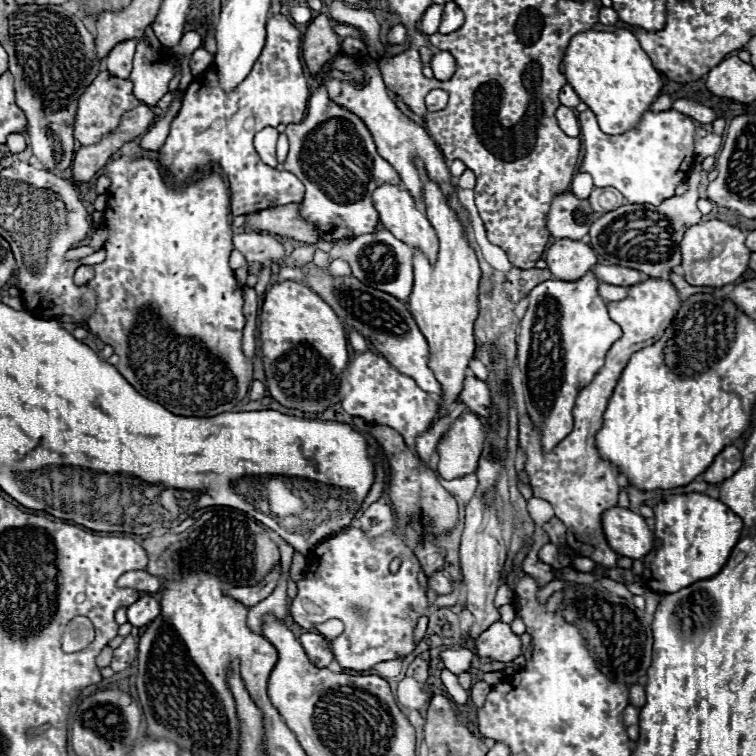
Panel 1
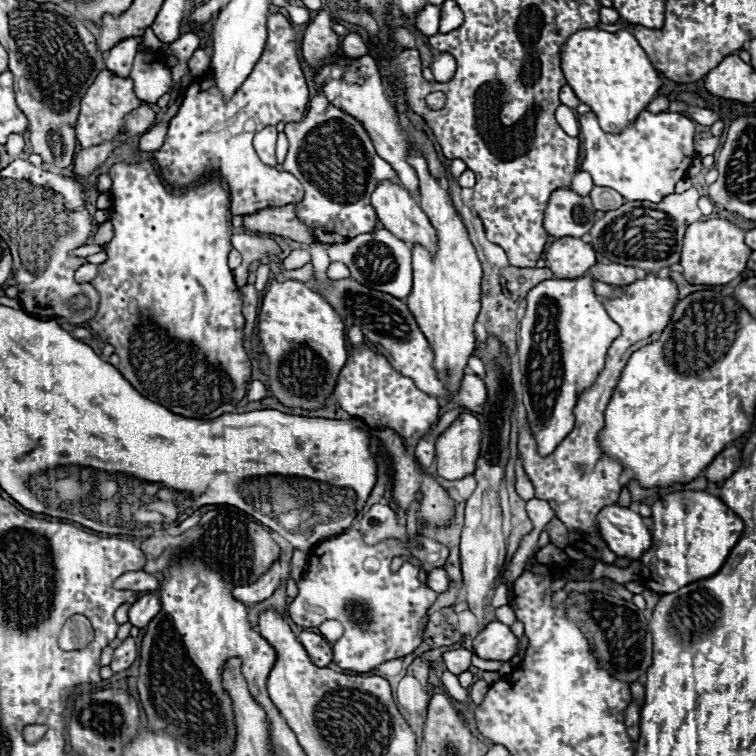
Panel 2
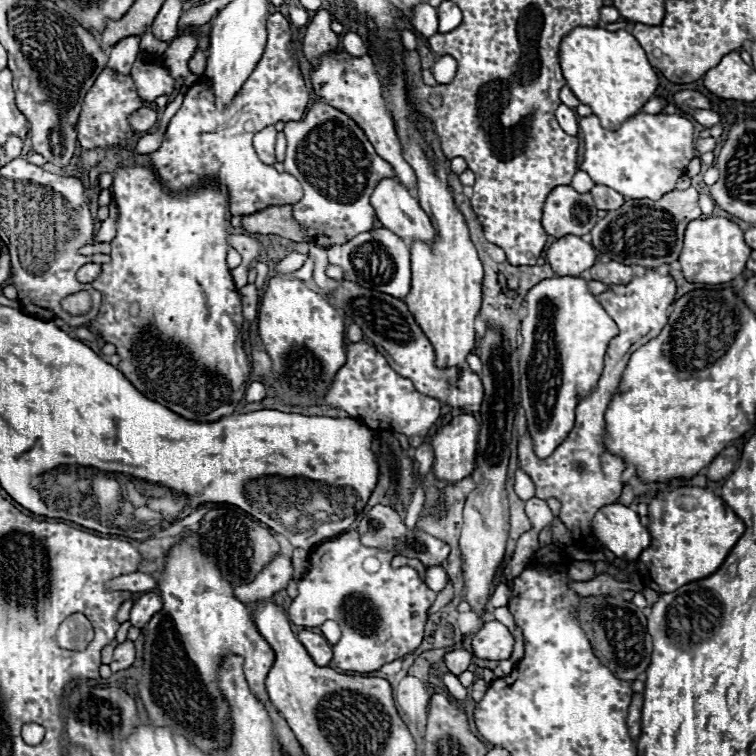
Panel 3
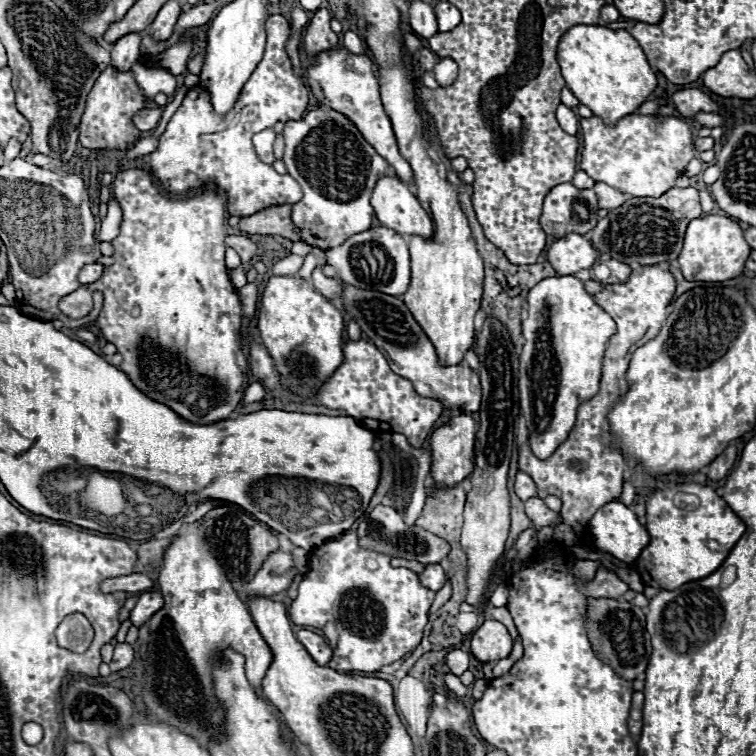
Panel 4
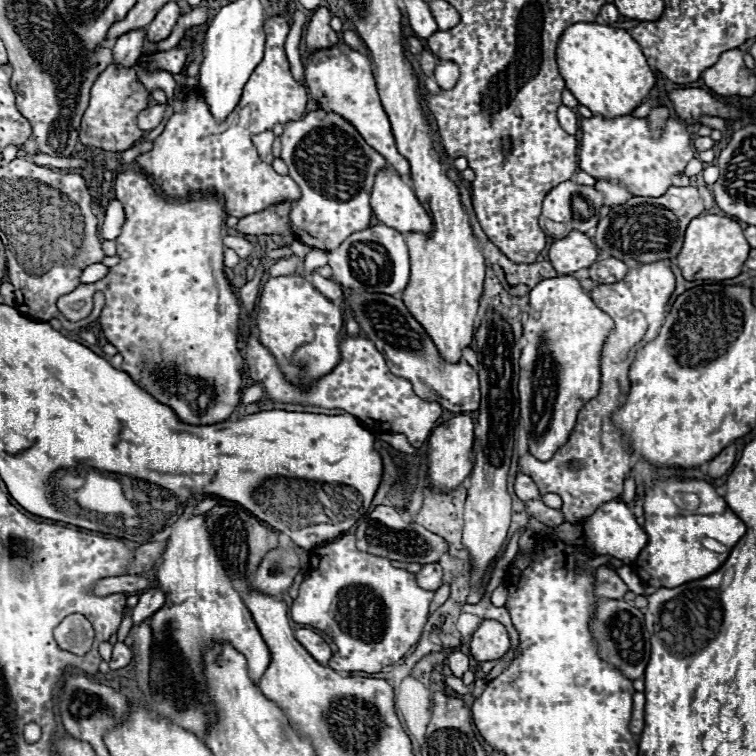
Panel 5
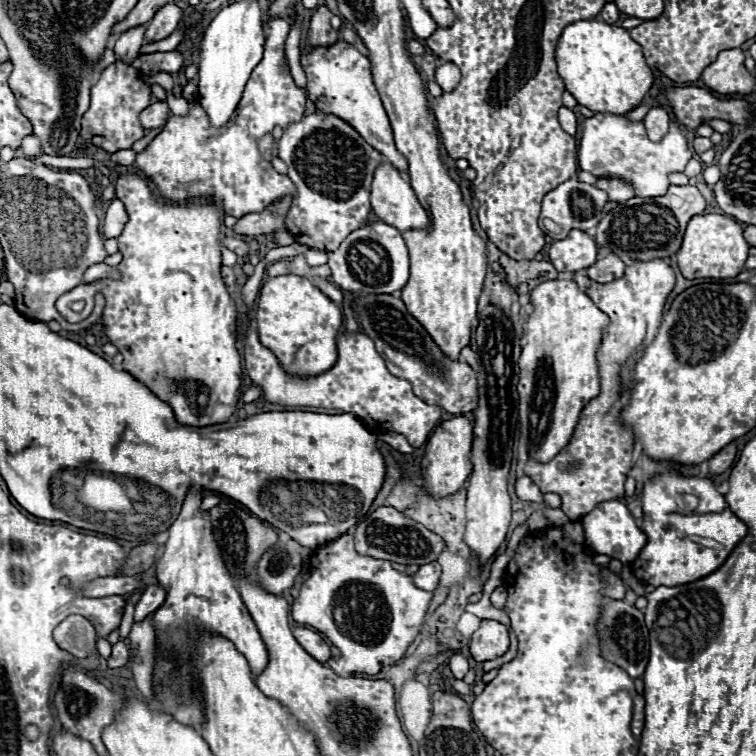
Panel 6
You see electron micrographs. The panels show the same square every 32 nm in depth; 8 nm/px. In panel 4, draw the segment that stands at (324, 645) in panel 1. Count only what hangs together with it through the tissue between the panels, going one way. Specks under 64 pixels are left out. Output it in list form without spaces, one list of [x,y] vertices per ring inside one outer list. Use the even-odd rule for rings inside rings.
[[[300,630],[296,632],[296,638],[304,644],[304,648],[308,650],[308,654],[320,664],[320,666],[326,666],[332,658],[332,648],[328,646],[328,642],[320,636],[320,634],[314,634],[310,630]]]

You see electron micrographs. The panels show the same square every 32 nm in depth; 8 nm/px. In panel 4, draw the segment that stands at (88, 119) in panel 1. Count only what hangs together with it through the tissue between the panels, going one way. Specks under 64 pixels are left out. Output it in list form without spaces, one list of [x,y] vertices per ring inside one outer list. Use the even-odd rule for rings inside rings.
[[[108,66],[92,86],[88,100],[86,100],[86,110],[80,120],[80,144],[94,150],[128,150],[136,140],[140,140],[142,132],[134,126],[132,118],[138,110],[146,108],[148,100],[142,94],[142,88],[134,82],[132,70],[120,72],[114,66]]]

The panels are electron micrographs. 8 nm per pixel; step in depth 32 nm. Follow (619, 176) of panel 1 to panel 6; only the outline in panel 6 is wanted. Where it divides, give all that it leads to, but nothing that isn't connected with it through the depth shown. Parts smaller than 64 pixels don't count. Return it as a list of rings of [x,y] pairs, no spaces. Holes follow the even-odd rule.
[[[596,114],[584,120],[582,138],[578,144],[580,170],[590,172],[598,178],[618,178],[632,184],[636,196],[662,196],[666,194],[670,172],[684,172],[694,150],[688,146],[684,126],[678,122],[670,124],[668,134],[660,142],[652,142],[646,136],[642,122],[628,122],[624,116]]]

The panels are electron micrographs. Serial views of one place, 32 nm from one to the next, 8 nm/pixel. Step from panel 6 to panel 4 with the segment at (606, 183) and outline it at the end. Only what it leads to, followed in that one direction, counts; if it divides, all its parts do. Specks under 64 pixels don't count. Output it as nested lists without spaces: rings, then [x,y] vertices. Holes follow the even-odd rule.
[[[598,182],[598,184],[594,186],[594,192],[596,192],[598,198],[600,198],[600,206],[602,206],[602,208],[608,208],[608,210],[622,206],[622,204],[630,198],[630,196],[622,194],[620,190],[614,190],[612,186],[606,186],[604,182]]]

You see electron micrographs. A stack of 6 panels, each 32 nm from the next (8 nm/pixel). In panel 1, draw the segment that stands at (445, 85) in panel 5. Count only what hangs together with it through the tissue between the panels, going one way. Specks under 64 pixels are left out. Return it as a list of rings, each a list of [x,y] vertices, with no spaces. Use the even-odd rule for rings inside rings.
[[[436,52],[430,66],[434,70],[434,78],[452,78],[456,70],[456,62],[450,52]]]

